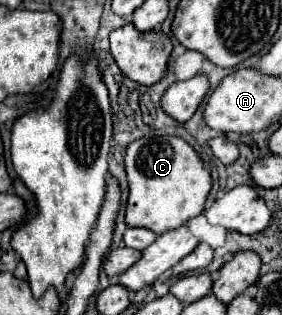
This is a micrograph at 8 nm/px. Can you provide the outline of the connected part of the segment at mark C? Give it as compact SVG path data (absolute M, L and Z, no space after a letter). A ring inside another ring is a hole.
M154 135L134 141L126 151L128 175L128 227L146 227L156 235L184 225L188 219L202 215L206 199L212 191L212 175L204 167L198 153L180 137Z

